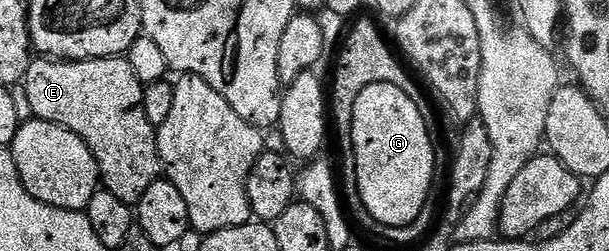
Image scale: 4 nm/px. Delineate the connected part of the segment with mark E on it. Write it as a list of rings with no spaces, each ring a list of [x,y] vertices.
[[[37,56],[30,61],[27,72],[23,79],[23,85],[27,92],[27,100],[24,105],[27,107],[28,113],[32,117],[50,122],[51,124],[59,124],[63,128],[67,128],[71,132],[75,132],[75,136],[79,136],[79,140],[83,140],[87,144],[87,148],[91,148],[91,156],[95,156],[97,167],[101,173],[100,185],[111,192],[111,196],[119,196],[119,200],[135,204],[143,196],[143,192],[147,192],[147,188],[151,188],[151,184],[155,184],[158,178],[162,177],[163,167],[161,165],[161,157],[157,151],[157,132],[151,124],[151,120],[147,120],[147,116],[143,112],[143,96],[145,95],[145,86],[135,76],[135,72],[131,68],[131,64],[124,57],[119,58],[88,58],[86,62],[66,62],[55,58],[46,58]]]

